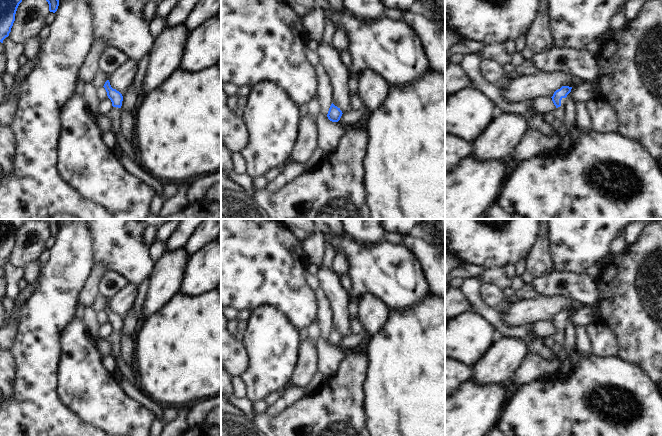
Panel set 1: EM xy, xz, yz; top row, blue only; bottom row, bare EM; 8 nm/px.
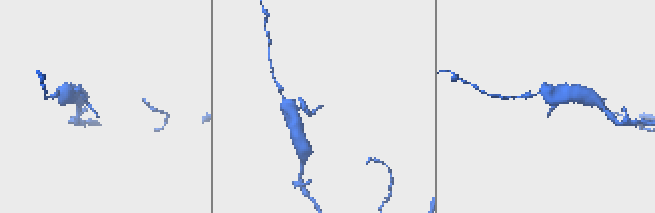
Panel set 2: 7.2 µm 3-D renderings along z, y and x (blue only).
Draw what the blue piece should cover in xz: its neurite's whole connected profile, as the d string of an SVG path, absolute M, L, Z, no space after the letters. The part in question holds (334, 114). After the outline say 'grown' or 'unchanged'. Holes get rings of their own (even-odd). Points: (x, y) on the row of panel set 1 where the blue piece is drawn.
M333 103L331 104L327 117L330 121L332 122L338 122L342 116L342 111L340 110L340 108L338 108L337 106L335 106Z; unchanged

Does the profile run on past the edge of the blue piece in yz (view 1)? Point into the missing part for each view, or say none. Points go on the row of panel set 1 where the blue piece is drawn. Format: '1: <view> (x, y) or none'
1: none

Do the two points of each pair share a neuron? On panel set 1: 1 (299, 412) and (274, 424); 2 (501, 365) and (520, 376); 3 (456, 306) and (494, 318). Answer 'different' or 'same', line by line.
1: same
2: different
3: different

